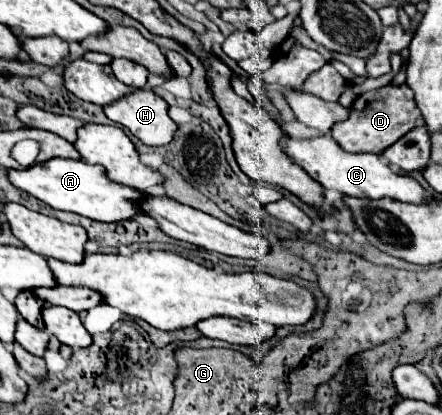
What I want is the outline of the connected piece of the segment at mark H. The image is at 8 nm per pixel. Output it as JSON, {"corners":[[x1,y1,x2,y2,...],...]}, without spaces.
{"corners":[[149,88,127,94,121,100,105,106,105,114,107,114,107,118,111,122,121,124,123,128,127,128,133,136,137,136,147,146,165,146,165,144,169,144,173,140,173,134,177,132,177,124,169,118,167,102]]}

